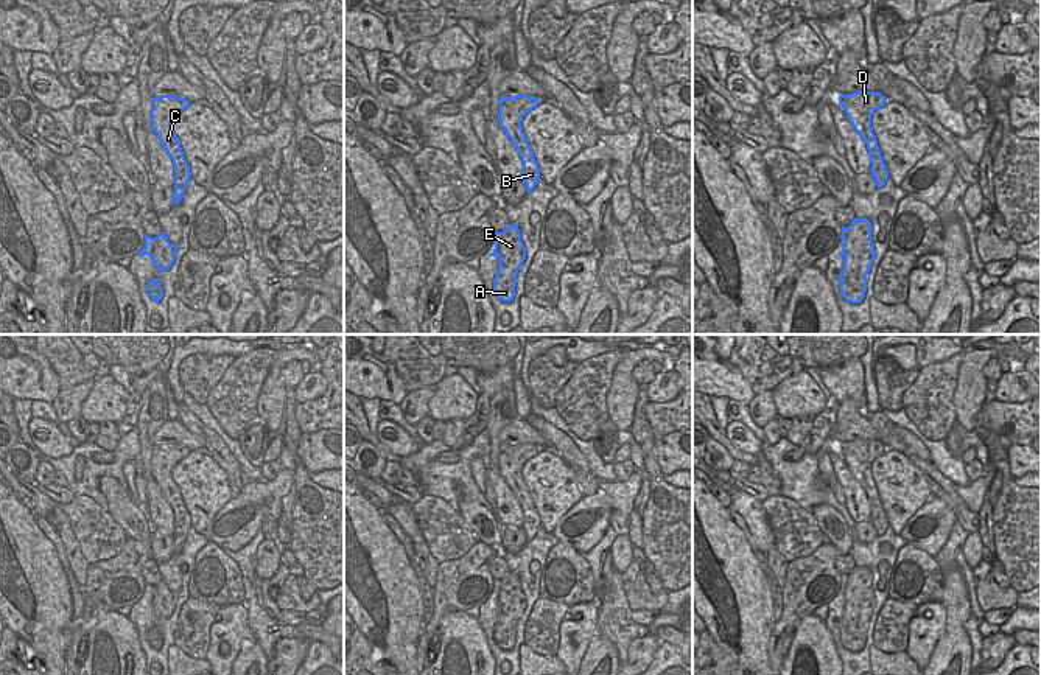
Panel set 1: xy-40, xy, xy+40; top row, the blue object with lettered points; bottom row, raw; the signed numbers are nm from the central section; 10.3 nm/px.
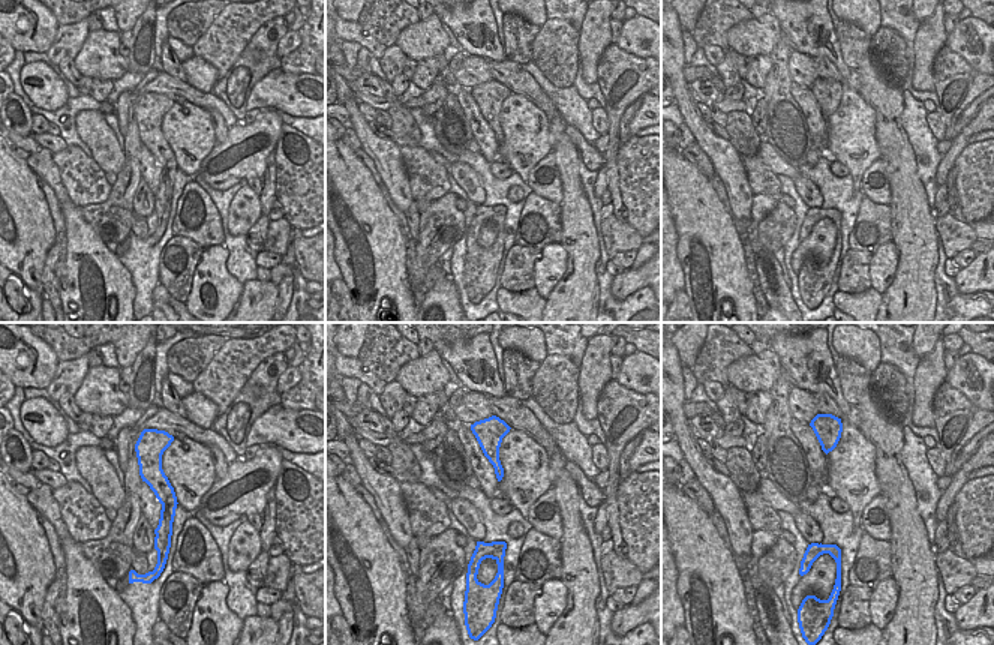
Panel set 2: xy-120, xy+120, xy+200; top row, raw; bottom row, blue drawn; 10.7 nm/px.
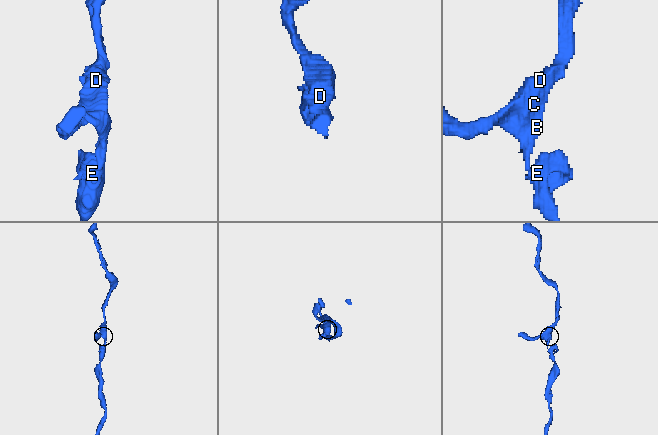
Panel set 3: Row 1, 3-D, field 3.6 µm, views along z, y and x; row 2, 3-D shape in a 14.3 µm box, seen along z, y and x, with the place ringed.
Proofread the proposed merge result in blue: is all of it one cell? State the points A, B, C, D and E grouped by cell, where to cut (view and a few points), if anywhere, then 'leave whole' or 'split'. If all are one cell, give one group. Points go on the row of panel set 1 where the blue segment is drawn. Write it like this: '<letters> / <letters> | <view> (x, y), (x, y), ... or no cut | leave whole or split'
A B C D E | no cut | leave whole

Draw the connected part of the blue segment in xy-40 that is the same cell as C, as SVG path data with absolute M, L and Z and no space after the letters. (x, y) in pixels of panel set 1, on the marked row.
M176 95L152 98L151 128L157 134L165 152L174 165L174 194L173 205L179 204L191 177L190 165L184 156L179 138L173 132L173 118L185 110L190 101Z

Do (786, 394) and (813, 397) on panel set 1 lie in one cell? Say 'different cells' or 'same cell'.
same cell

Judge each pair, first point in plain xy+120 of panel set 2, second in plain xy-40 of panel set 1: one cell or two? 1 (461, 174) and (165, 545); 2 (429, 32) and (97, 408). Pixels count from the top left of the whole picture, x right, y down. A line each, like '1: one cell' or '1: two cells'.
1: two cells
2: one cell

